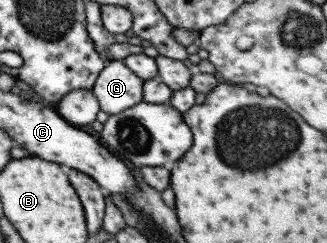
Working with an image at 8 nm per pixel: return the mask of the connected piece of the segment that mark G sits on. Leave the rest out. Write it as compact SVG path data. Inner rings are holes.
M107 60L90 92L108 115L121 113L142 101L142 79L121 61Z

